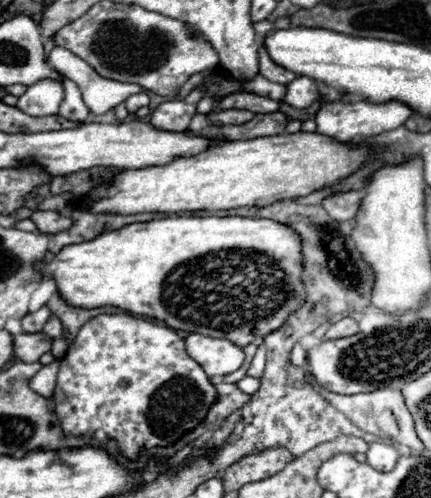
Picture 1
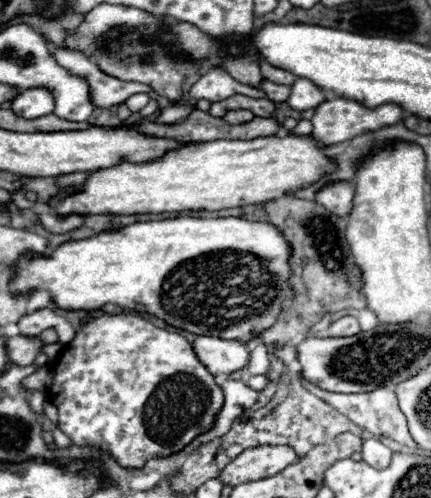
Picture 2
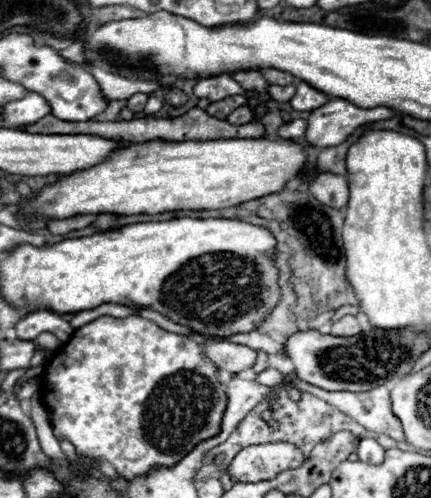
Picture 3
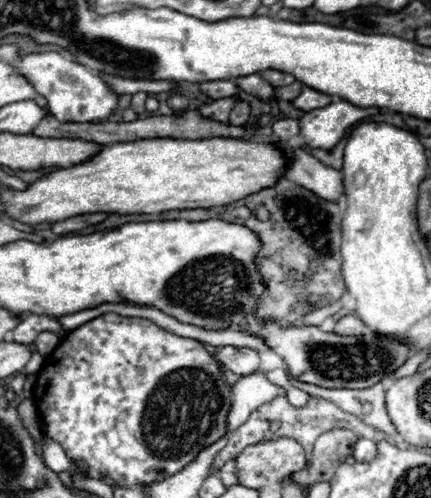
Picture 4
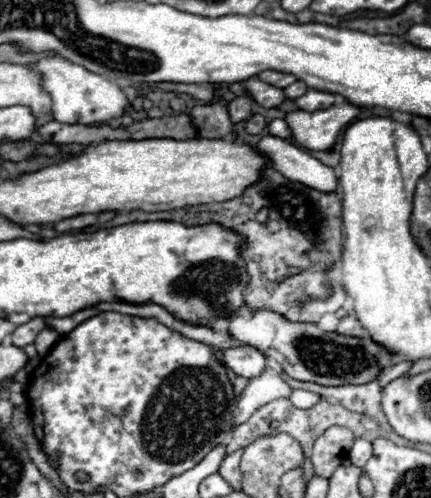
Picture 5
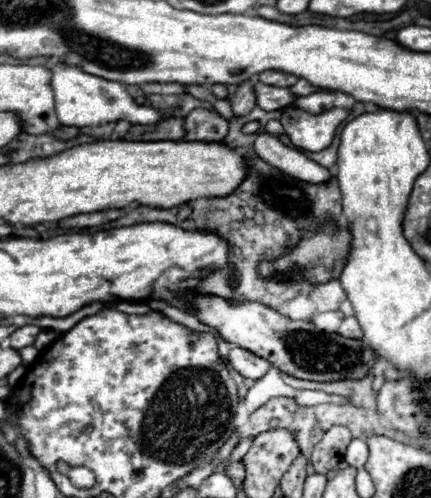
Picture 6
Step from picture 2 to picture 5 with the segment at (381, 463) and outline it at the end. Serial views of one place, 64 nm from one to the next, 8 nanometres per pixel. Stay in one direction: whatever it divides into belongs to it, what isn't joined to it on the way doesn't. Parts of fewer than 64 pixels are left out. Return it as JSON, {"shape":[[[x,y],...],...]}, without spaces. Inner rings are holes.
{"shape":[[[364,438],[356,440],[354,446],[352,446],[350,452],[348,452],[350,462],[356,464],[356,466],[364,466],[364,464],[370,460],[370,456],[372,456],[372,442],[368,442],[368,440],[364,440]]]}

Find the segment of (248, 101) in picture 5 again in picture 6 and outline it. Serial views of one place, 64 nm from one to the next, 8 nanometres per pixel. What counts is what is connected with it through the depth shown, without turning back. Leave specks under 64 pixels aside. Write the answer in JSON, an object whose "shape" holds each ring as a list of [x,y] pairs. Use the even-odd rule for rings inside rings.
{"shape":[[[246,80],[238,86],[236,94],[230,98],[232,104],[232,112],[236,118],[246,116],[254,106],[256,106],[256,96],[254,96],[254,82]]]}

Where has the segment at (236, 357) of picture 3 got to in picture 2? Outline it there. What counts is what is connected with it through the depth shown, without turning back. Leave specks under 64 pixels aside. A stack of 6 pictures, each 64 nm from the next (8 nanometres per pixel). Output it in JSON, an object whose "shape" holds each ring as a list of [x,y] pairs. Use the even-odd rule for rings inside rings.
{"shape":[[[196,336],[192,348],[212,376],[242,370],[250,358],[250,350],[246,344],[214,336]]]}

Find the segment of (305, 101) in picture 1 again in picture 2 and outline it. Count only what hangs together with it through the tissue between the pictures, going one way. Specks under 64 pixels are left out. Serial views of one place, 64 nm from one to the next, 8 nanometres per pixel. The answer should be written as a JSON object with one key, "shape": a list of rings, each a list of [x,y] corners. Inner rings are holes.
{"shape":[[[298,78],[292,84],[292,92],[290,92],[290,98],[286,102],[290,104],[290,108],[302,112],[302,110],[308,110],[308,108],[316,108],[324,100],[326,100],[324,92],[314,82],[310,82],[306,78]]]}

